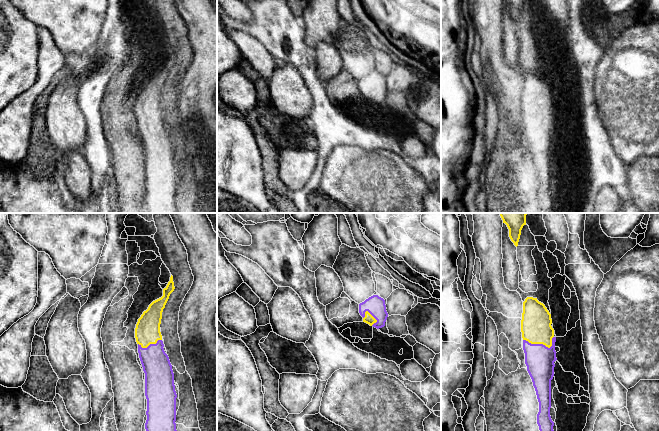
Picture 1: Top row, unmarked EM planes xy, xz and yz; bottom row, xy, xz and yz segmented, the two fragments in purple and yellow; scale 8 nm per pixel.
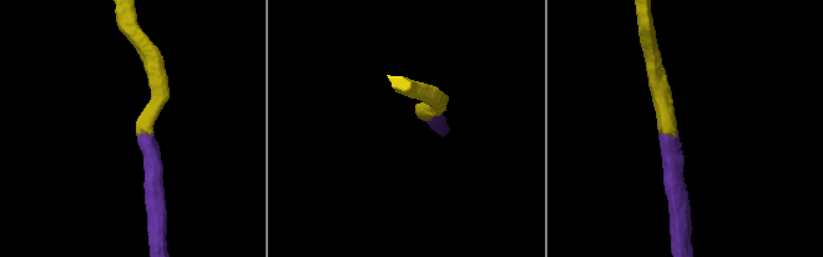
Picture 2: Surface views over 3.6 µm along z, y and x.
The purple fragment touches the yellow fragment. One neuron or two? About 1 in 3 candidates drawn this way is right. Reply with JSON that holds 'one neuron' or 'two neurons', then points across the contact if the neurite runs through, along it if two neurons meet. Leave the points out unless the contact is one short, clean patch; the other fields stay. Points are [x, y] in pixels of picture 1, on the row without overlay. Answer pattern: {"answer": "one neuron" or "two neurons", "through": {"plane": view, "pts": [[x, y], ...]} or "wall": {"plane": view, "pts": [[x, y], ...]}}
{"answer": "one neuron", "through": {"plane": "yz", "pts": [[539, 135], [541, 120], [536, 104]]}}

